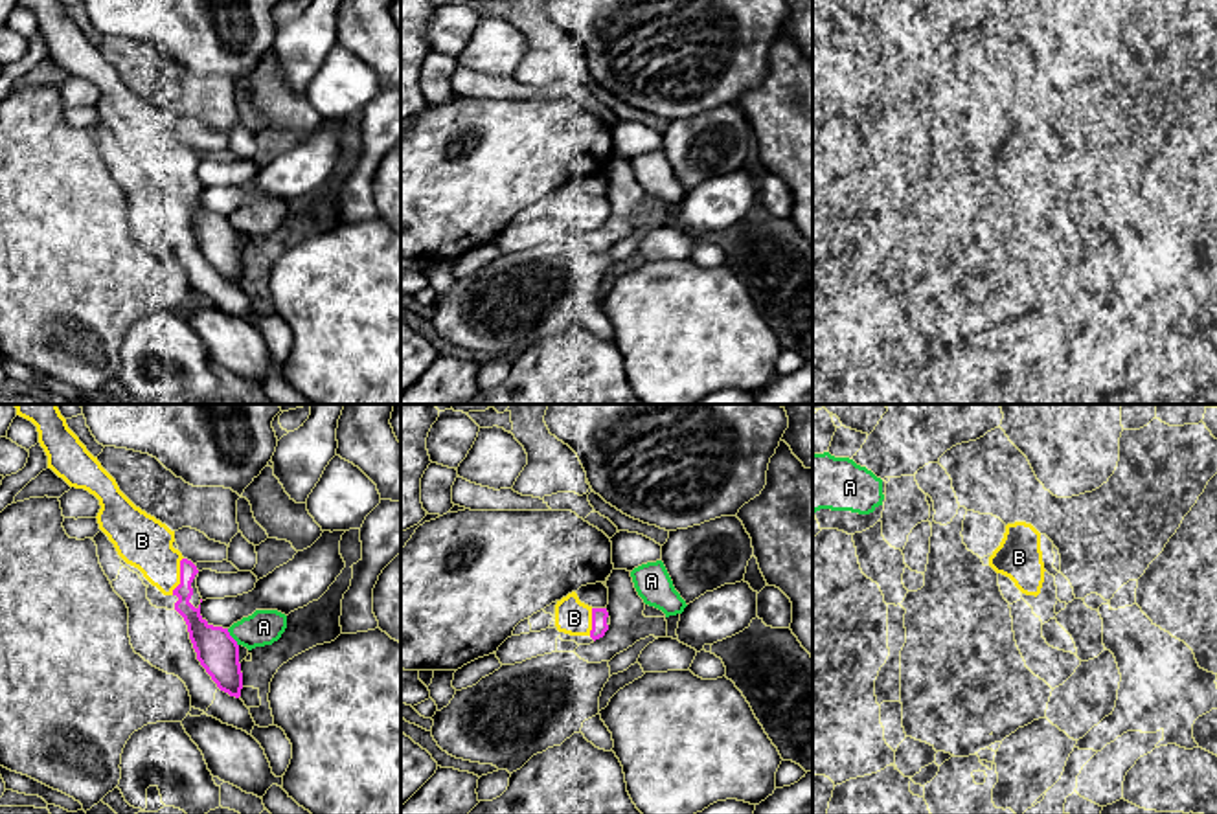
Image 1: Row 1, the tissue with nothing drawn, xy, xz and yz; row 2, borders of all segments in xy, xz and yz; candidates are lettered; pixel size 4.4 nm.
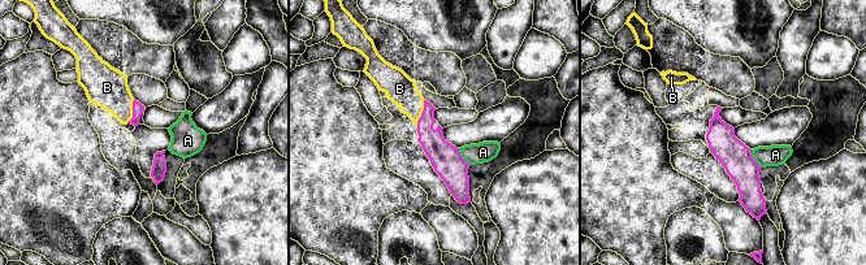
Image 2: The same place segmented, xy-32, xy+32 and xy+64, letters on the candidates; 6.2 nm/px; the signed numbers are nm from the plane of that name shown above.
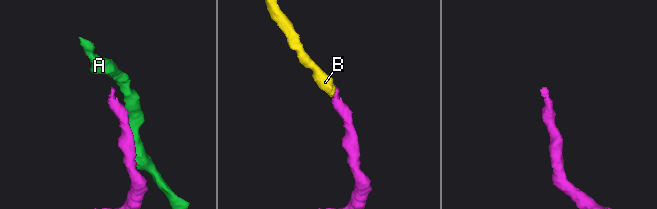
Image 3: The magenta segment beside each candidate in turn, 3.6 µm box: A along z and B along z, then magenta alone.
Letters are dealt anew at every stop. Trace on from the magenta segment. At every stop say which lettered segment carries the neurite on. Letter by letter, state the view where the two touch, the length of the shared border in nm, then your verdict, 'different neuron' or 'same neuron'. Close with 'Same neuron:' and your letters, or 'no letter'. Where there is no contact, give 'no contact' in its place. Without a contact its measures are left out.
A: meets magenta in xy; contact 90 nm long; different neuron
B: meets magenta in xy; contact 180 nm long; same neuron
Same neuron: B

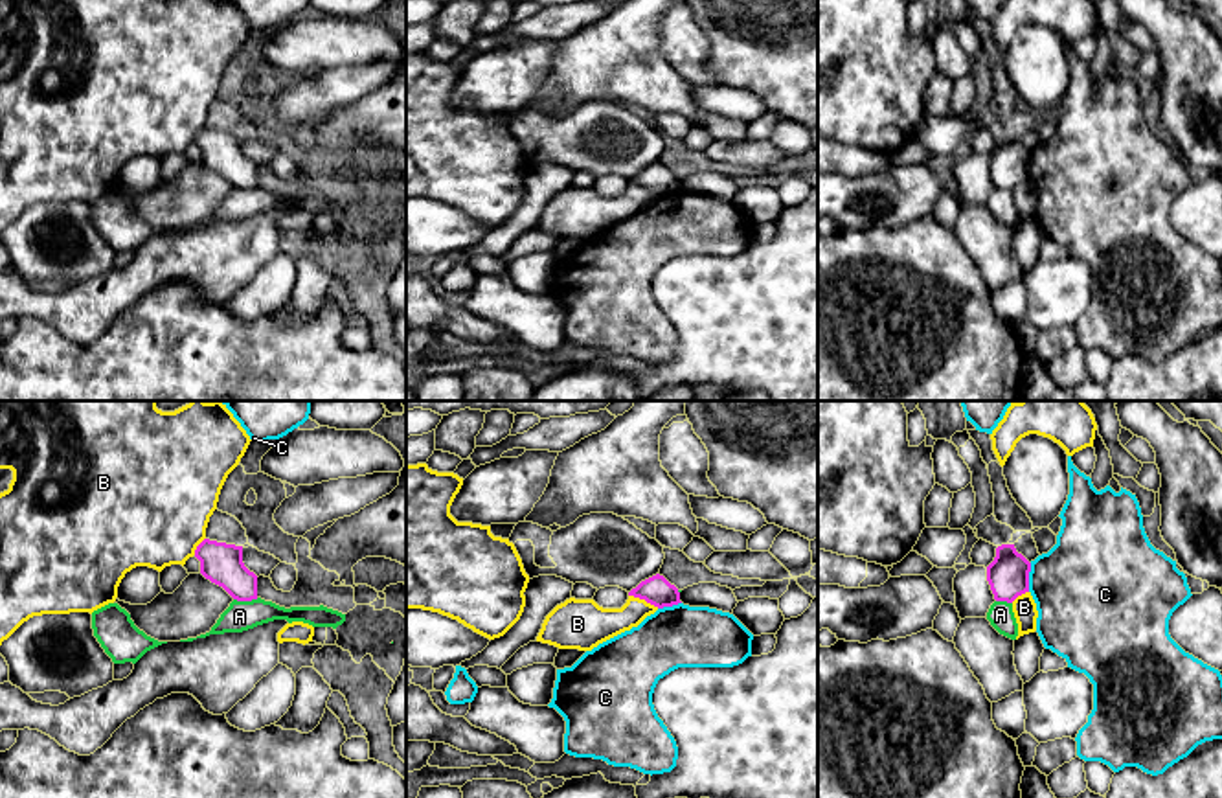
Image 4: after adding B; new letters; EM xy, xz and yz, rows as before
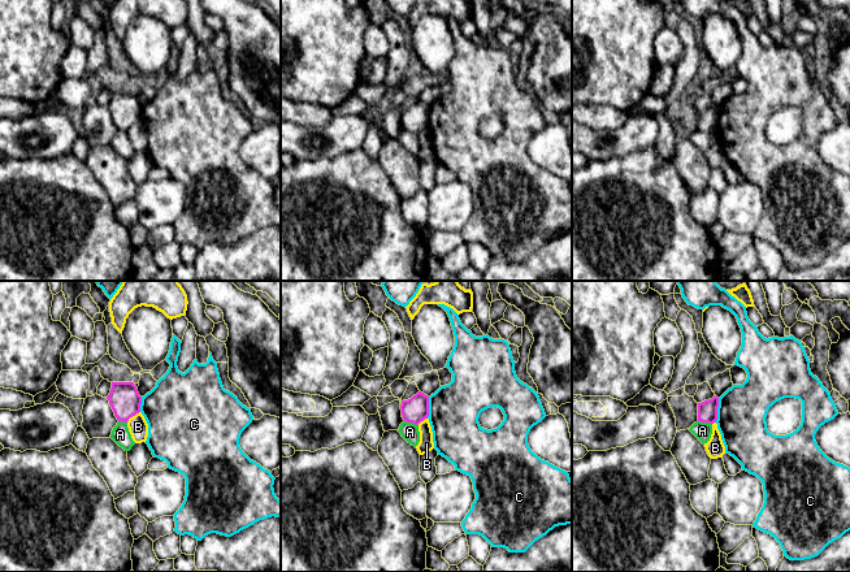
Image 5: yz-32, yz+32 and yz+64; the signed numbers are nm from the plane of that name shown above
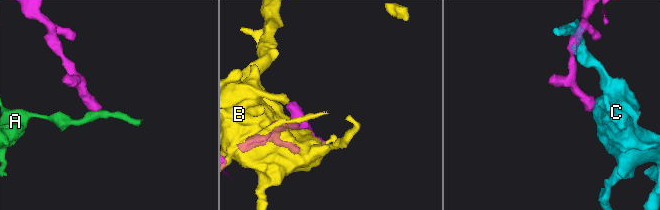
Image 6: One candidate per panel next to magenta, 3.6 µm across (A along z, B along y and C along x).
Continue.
A: meets magenta in xy; contact 110 nm long; different neuron
B: meets magenta in xz; contact 150 nm long; different neuron
C: meets magenta in yz; contact 130 nm long; different neuron
Same neuron: no letter

